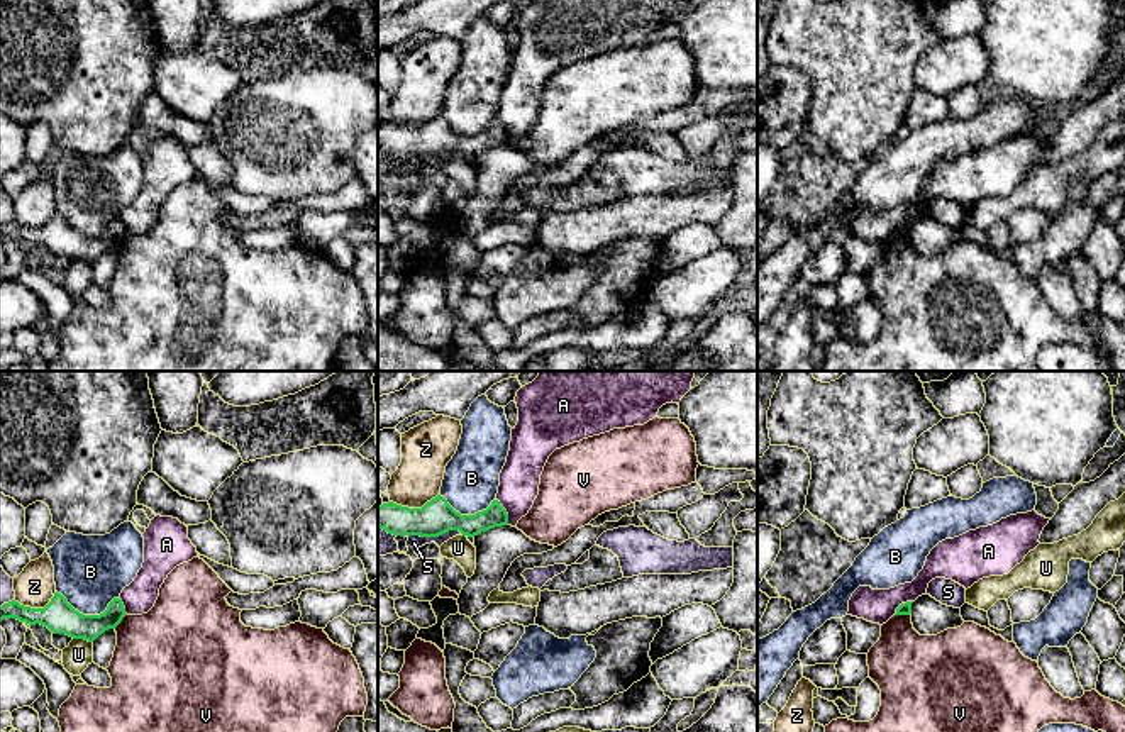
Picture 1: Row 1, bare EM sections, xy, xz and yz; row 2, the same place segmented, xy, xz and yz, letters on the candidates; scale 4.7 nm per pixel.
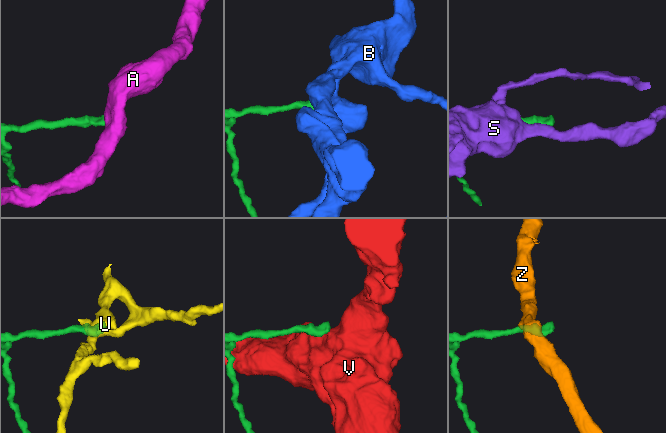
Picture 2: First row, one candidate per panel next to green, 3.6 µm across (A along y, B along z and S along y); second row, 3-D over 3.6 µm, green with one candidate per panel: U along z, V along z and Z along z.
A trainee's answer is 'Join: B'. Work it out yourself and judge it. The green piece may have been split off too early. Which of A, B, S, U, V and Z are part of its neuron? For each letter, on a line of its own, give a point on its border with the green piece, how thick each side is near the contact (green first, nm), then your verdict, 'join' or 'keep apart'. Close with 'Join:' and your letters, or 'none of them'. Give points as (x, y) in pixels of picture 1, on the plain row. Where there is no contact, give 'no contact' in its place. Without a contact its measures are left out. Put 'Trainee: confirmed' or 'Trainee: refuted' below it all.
A: meets green in xz at (505, 133); 110 nm thick on the green side, 190 nm on the other; keep apart
B: meets green in xy at (88, 236); 160 nm thick on the green side, 340 nm on the other; keep apart
S: meets green in xz at (434, 156); 170 nm thick on the green side, 110 nm on the other; keep apart
U: meets green in xy at (83, 258); 160 nm thick on the green side, 140 nm on the other; keep apart
V: meets green in yz at (900, 234); 60 nm thick on the green side, 320 nm on the other; keep apart
Z: meets green in xz at (414, 129); 170 nm thick on the green side, 220 nm on the other; keep apart
Join: none of them
Trainee: refuted

